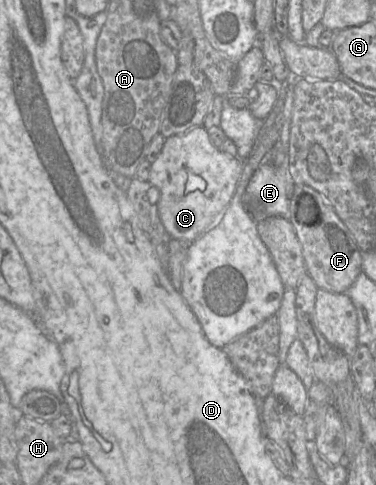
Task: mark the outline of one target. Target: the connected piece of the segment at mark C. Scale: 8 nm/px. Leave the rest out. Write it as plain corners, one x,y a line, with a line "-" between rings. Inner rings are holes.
204,126
192,127
185,133
165,139
158,158
152,163
149,182
160,191
158,214
172,239
192,243
208,231
208,226
216,216
229,206
244,161
215,148
-
189,174
202,177
206,182
205,189
185,193

